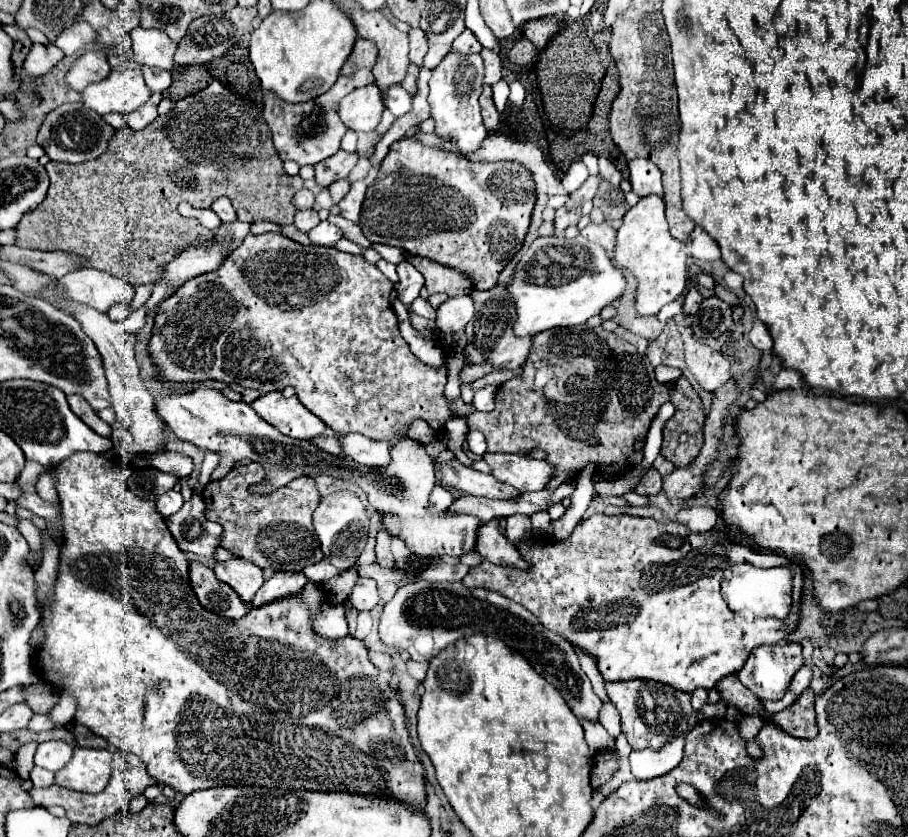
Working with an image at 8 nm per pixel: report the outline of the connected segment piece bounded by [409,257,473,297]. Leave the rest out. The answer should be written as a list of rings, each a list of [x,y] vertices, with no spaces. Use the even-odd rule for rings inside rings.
[[[409,257],[409,261],[425,277],[425,287],[429,295],[447,293],[449,297],[457,297],[457,295],[467,295],[473,289],[473,281],[461,269],[441,265],[425,257]]]

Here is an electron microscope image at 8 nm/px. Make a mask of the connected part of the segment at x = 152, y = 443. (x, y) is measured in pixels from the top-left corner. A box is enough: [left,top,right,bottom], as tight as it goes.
[51,287,165,455]

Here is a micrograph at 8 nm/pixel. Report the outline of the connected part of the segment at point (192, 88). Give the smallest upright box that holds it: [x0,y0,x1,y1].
[165,65,213,101]

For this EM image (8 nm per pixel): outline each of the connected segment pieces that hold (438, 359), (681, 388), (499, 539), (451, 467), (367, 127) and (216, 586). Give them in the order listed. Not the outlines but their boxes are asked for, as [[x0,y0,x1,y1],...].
[[389,289,445,367],[661,377,705,467],[477,519,529,569],[441,459,521,499],[339,85,385,133],[189,563,251,619]]

